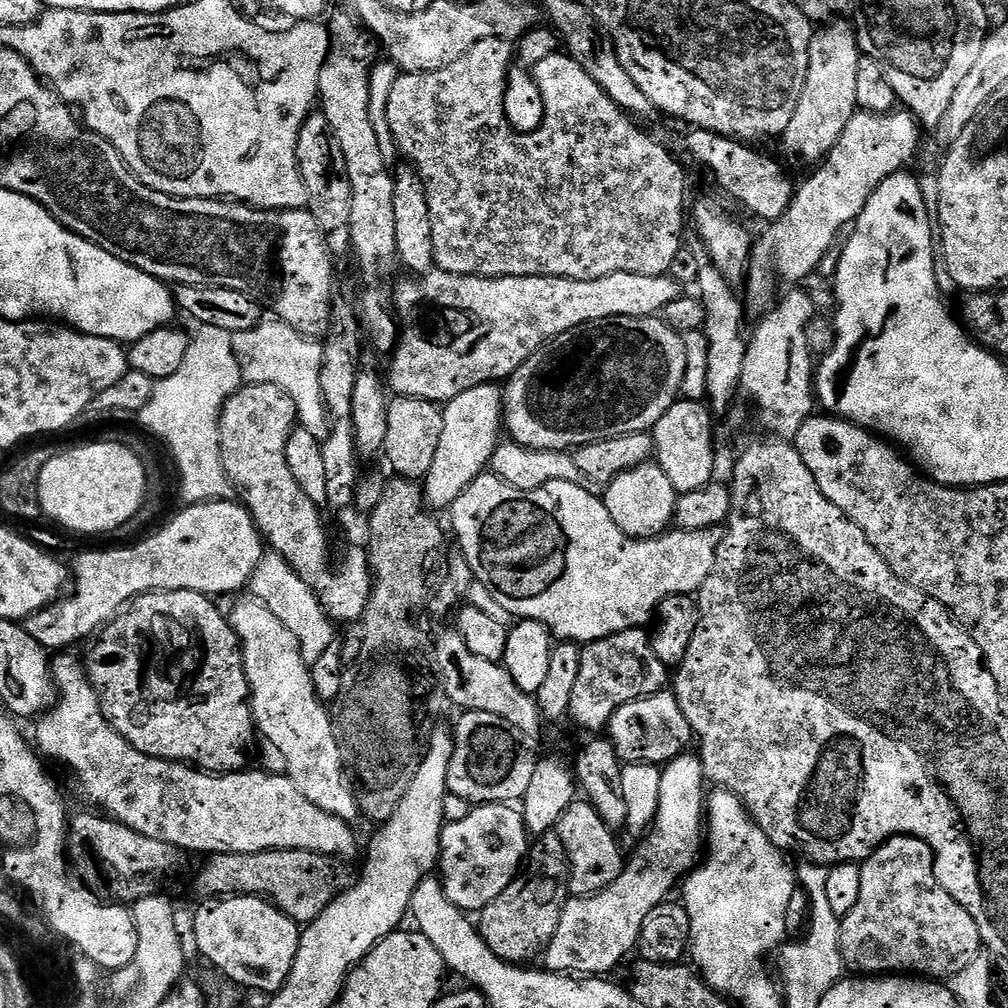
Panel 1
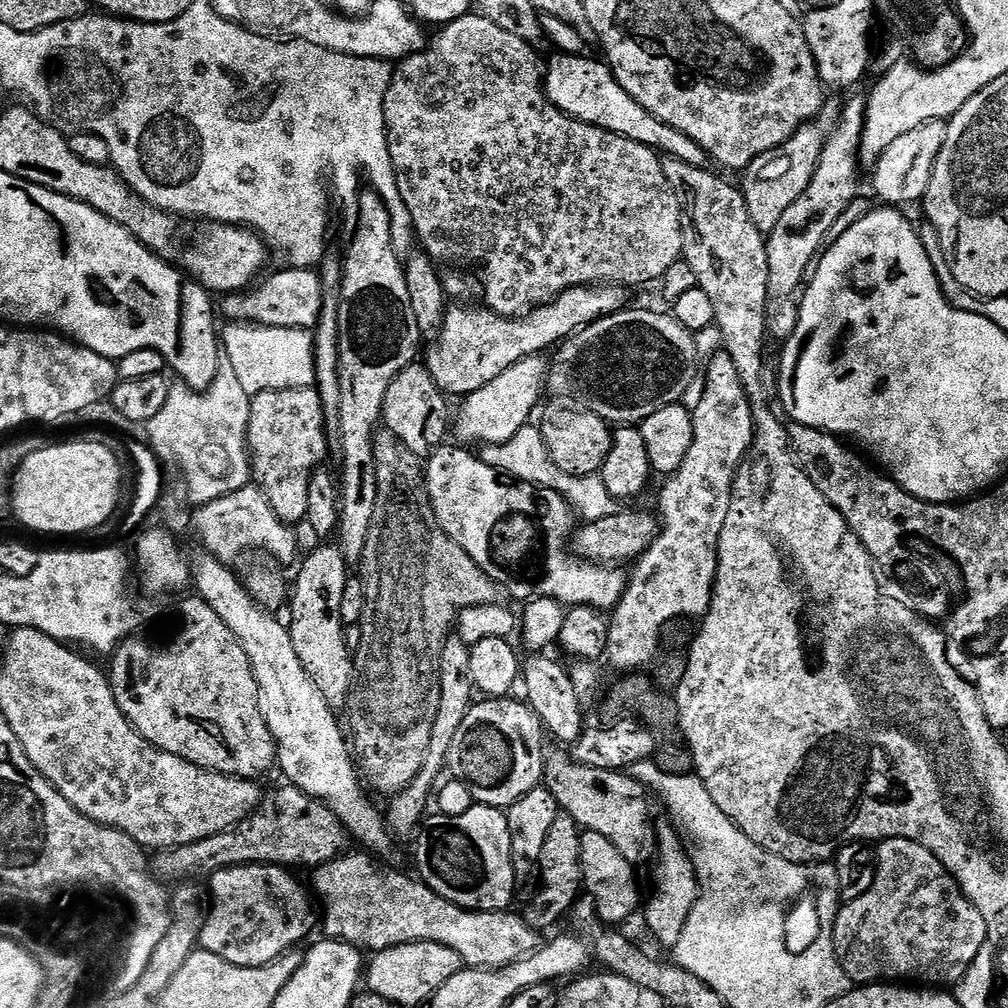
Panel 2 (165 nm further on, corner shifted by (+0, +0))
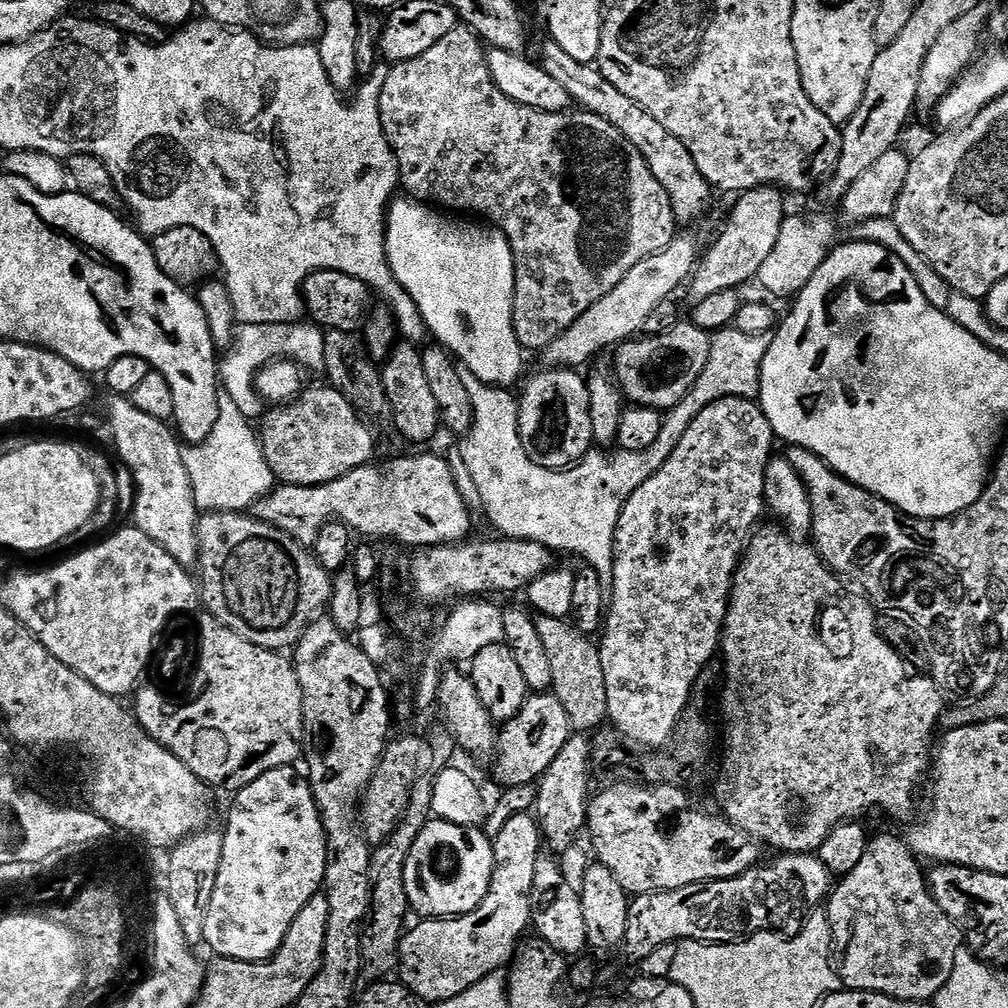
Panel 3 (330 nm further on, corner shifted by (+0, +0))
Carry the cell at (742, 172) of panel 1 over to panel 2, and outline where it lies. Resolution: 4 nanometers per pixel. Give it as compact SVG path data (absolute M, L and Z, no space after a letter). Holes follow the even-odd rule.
M556 54L553 57L548 73L543 73L542 87L548 101L560 112L595 128L610 130L630 142L653 148L661 157L681 160L698 168L709 163L708 156L696 142L672 126L666 126L666 122L654 118L650 110L634 102L634 98L622 90L607 63L591 60L588 54Z

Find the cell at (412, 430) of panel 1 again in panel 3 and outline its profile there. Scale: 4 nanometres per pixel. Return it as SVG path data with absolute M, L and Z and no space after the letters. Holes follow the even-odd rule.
M407 342L397 343L383 361L384 385L392 407L391 423L408 440L416 444L424 444L436 431L441 431L442 423L437 399L430 390L423 365L423 354L417 345Z

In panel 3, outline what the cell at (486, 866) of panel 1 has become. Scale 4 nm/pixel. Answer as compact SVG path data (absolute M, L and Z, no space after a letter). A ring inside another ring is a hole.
M433 818L418 834L418 842L414 842L406 862L409 909L421 912L424 918L465 916L486 898L494 869L492 840L485 832Z

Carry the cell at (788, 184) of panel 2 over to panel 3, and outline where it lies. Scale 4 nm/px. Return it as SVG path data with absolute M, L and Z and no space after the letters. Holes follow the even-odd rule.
M765 186L755 188L749 192L741 192L735 197L736 205L732 208L732 213L728 216L728 221L724 224L724 229L720 232L720 237L708 248L708 253L703 253L702 259L697 263L691 277L693 301L708 298L710 294L718 294L718 290L739 289L740 284L747 280L755 281L762 270L762 262L766 262L767 256L774 251L774 242L778 242L778 230L782 230L782 222L786 215L784 209L785 193L776 186Z

